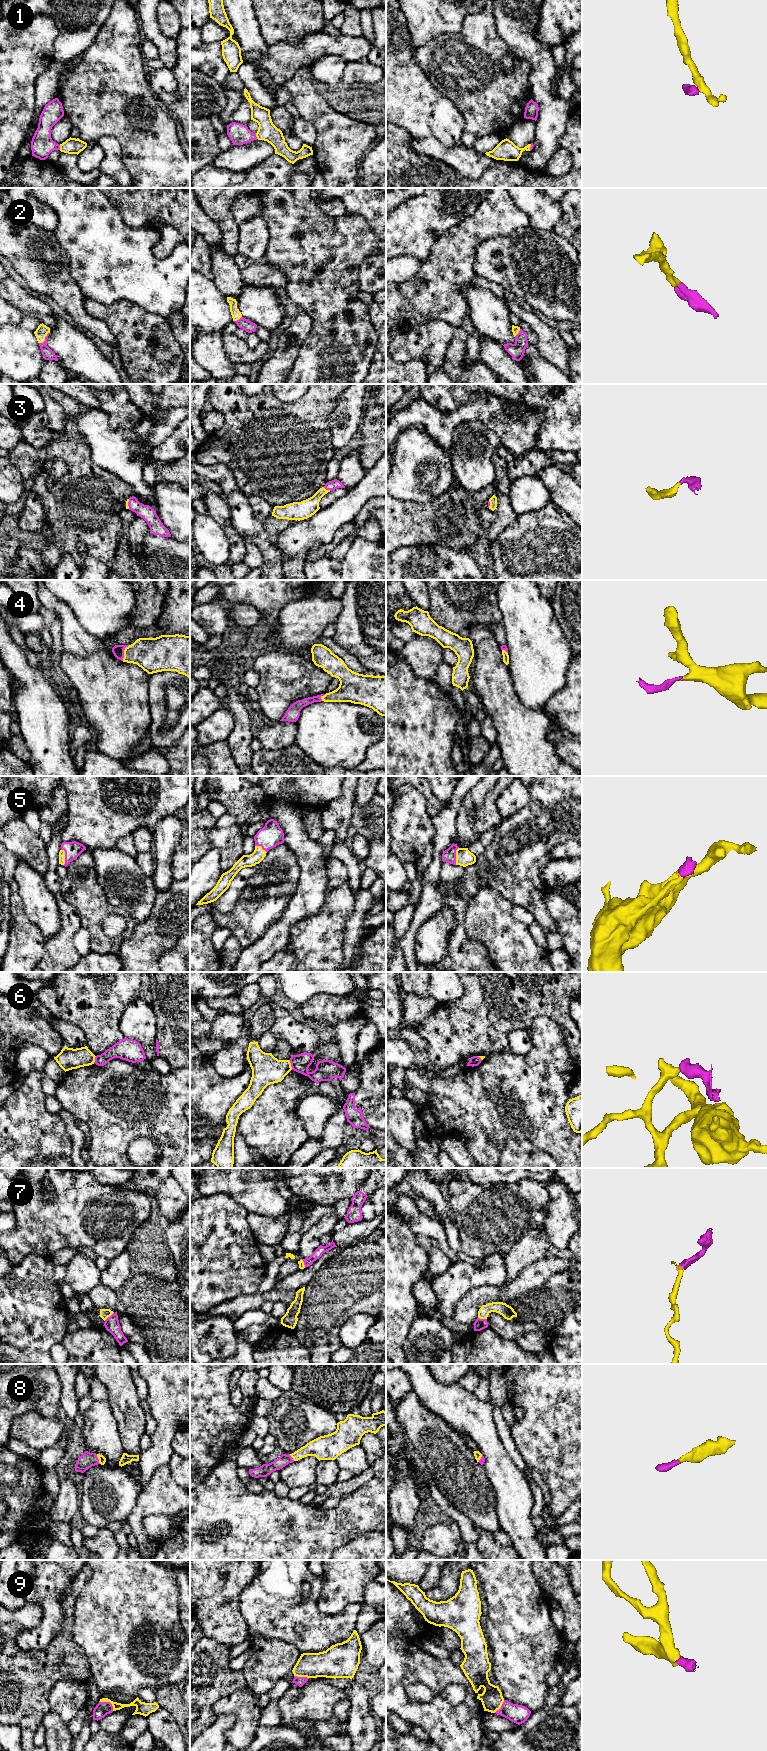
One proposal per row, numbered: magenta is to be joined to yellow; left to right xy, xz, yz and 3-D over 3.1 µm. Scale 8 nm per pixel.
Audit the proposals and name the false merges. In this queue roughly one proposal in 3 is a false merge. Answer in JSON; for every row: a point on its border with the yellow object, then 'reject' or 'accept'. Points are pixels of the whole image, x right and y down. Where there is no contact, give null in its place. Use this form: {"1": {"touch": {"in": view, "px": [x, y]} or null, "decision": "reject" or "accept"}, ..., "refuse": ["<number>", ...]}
{"1": {"touch": {"in": "xz", "px": [256, 136]}, "decision": "accept"}, "2": {"touch": {"in": "xy", "px": [44, 339]}, "decision": "accept"}, "3": {"touch": {"in": "xz", "px": [327, 490]}, "decision": "accept"}, "4": {"touch": {"in": "xy", "px": [124, 652]}, "decision": "accept"}, "5": {"touch": {"in": "xy", "px": [64, 857]}, "decision": "accept"}, "6": {"touch": {"in": "xz", "px": [290, 1065]}, "decision": "reject"}, "7": {"touch": {"in": "xy", "px": [108, 1316]}, "decision": "reject"}, "8": {"touch": {"in": "xy", "px": [98, 1458]}, "decision": "accept"}, "9": {"touch": {"in": "xy", "px": [108, 1701]}, "decision": "accept"}, "refuse": ["6", "7"]}

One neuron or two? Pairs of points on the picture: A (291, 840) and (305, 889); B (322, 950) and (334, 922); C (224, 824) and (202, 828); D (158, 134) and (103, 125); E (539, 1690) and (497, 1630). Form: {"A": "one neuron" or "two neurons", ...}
{"A": "one neuron", "B": "one neuron", "C": "two neurons", "D": "one neuron", "E": "one neuron"}

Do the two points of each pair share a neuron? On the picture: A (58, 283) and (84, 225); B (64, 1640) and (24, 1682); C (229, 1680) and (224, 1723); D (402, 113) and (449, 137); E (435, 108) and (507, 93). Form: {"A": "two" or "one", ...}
{"A": "two", "B": "one", "C": "two", "D": "one", "E": "two"}

